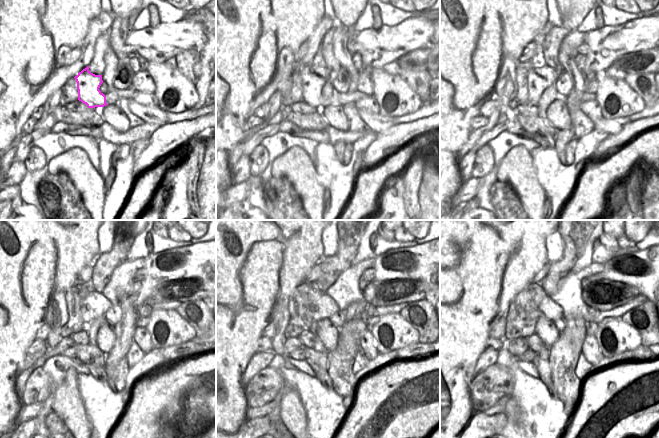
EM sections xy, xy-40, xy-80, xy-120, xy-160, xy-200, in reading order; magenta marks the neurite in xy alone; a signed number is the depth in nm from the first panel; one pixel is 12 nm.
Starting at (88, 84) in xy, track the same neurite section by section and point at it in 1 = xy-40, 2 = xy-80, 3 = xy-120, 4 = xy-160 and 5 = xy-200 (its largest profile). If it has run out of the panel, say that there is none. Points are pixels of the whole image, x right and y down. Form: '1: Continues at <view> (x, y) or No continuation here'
1: Continues at xy-40 (314, 78)
2: Continues at xy-80 (541, 77)
3: Continues at xy-120 (94, 305)
4: Continues at xy-160 (325, 307)
5: Continues at xy-200 (548, 309).

